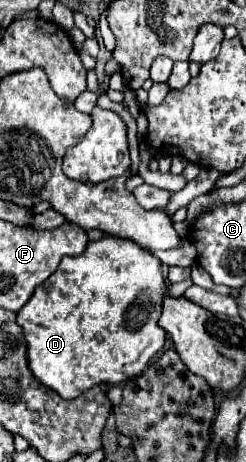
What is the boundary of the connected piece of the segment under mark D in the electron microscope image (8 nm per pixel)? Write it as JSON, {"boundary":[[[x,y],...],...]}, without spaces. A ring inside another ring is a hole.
{"boundary":[[[105,235],[99,241],[89,241],[79,257],[63,257],[59,269],[47,283],[35,289],[33,297],[17,313],[17,323],[23,327],[29,345],[27,355],[33,377],[61,393],[63,399],[75,399],[97,383],[121,383],[129,377],[137,377],[165,345],[167,333],[157,323],[165,291],[163,263],[135,241]]]}

